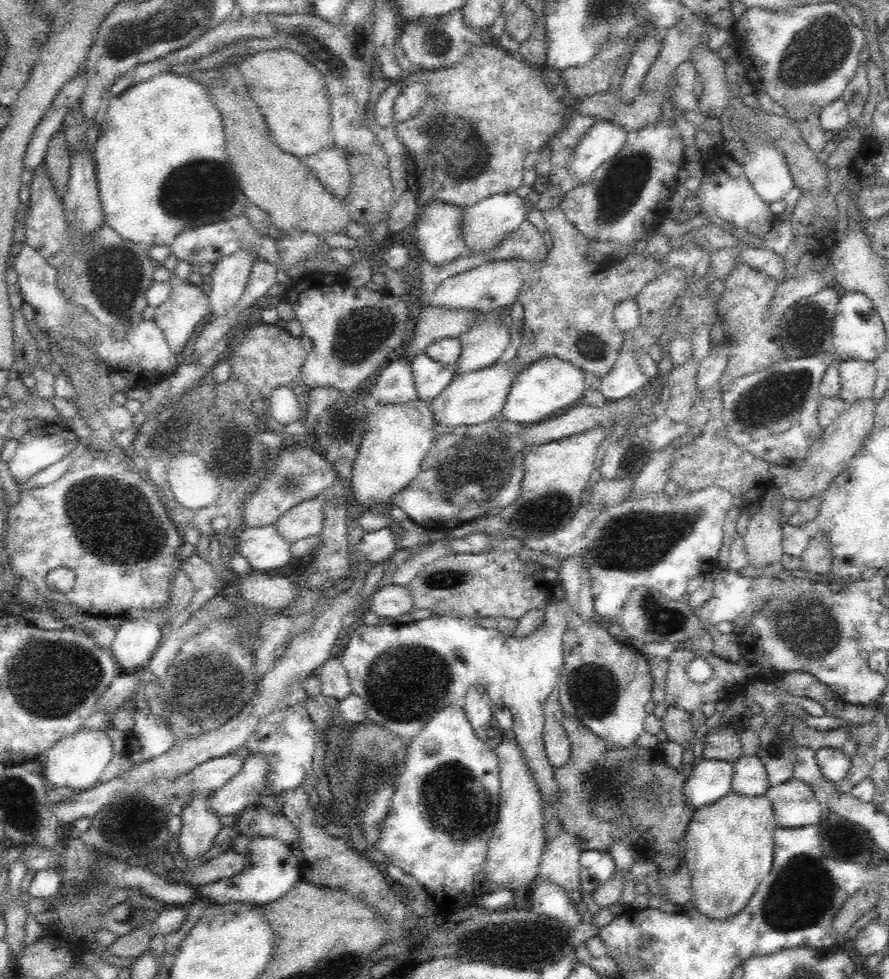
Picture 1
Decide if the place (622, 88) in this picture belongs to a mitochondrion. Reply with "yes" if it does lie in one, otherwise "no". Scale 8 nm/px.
no

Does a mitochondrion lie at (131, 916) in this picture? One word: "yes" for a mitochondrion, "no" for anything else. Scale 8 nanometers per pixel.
no

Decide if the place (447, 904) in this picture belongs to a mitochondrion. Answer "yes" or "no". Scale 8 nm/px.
no

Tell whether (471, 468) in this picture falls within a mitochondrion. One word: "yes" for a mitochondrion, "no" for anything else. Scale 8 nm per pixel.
yes

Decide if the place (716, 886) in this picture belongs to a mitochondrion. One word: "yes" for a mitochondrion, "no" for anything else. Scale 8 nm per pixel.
no

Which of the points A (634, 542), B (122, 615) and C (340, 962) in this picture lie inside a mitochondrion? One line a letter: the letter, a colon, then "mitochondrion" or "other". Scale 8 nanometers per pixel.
A: mitochondrion
B: other
C: mitochondrion

